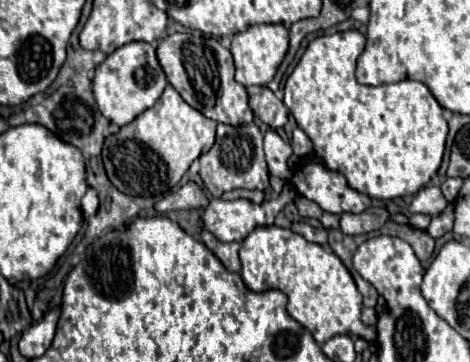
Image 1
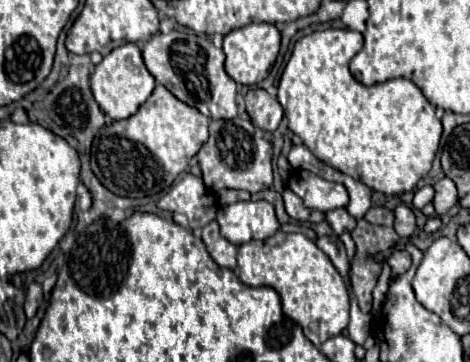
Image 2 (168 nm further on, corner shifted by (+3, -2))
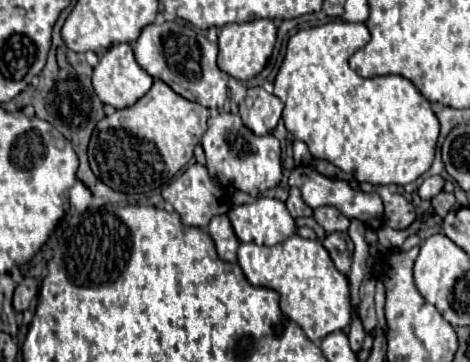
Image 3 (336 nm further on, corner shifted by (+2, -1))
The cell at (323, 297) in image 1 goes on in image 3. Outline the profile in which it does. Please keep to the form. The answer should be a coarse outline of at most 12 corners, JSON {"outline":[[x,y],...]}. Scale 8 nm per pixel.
{"outline":[[319,241],[243,243],[249,283],[275,289],[311,341],[351,323],[347,277]]}

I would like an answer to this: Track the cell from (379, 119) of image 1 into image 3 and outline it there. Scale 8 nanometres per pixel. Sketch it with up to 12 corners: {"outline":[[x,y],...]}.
{"outline":[[363,23],[297,31],[273,83],[309,153],[407,185],[439,137],[401,75],[365,79]]}

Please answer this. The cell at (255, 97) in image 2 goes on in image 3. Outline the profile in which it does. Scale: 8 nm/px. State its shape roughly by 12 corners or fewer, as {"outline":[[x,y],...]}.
{"outline":[[263,87],[247,89],[239,115],[255,135],[271,133],[283,103]]}

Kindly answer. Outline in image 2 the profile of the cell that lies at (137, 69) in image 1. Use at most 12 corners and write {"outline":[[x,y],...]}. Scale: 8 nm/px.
{"outline":[[136,44],[94,68],[96,102],[112,120],[132,116],[156,86]]}

